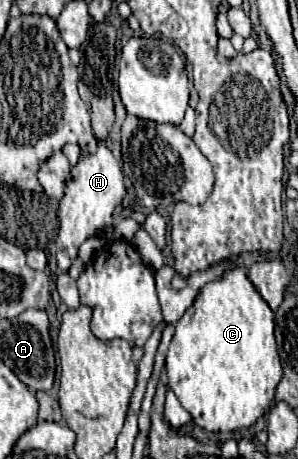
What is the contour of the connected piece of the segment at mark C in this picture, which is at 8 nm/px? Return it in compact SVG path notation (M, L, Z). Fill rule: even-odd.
M242 267L226 269L222 279L208 281L198 291L194 303L176 323L166 355L166 371L168 387L178 395L182 407L192 415L194 423L206 431L240 431L242 427L254 425L258 417L270 409L276 385L282 379L282 365L274 341L274 313Z

